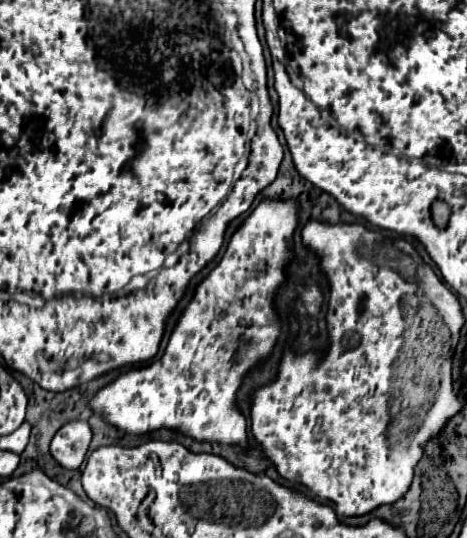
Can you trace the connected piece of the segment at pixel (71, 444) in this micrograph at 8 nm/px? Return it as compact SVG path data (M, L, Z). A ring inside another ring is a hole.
M87 421L65 423L51 441L51 455L67 469L77 469L89 449L91 429Z

